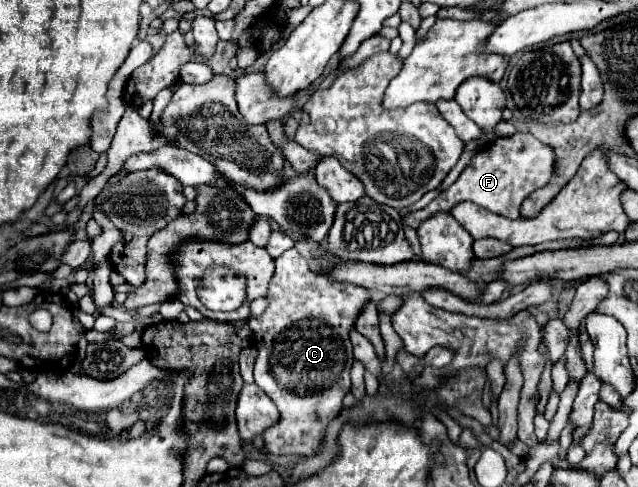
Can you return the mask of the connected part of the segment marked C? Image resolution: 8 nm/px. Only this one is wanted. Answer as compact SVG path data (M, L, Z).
M289 249L275 259L275 275L265 297L269 305L263 315L249 319L253 345L259 349L255 361L255 383L273 399L281 413L279 423L263 433L265 449L273 455L313 457L325 439L327 423L339 415L341 401L351 389L349 371L353 363L353 347L349 333L363 307L371 301L371 293L359 285L341 283L317 273L311 263L297 253L297 249Z

